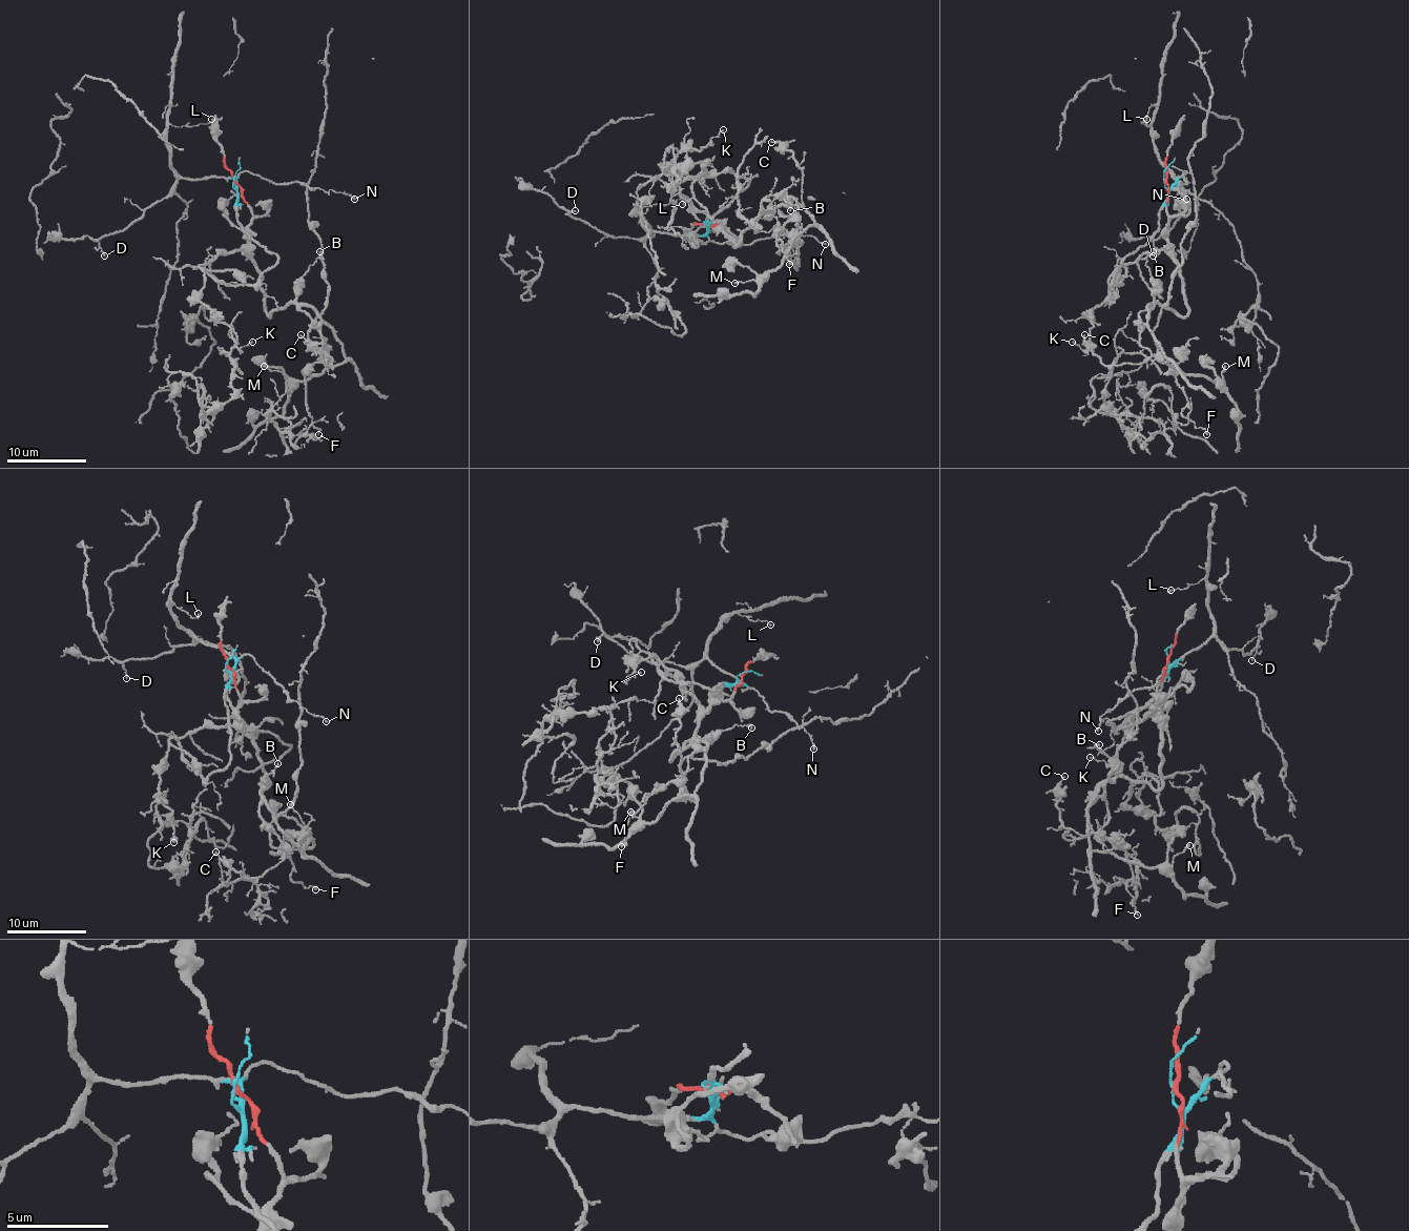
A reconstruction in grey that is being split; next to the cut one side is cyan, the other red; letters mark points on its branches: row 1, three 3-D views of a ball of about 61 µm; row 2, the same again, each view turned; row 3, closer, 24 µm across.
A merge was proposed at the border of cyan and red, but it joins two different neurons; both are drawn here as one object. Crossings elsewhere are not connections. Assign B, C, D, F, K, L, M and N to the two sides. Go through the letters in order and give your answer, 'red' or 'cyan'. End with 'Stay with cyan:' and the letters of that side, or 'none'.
B: red
C: red
D: cyan
F: red
K: red
L: cyan
M: red
N: cyan
Stay with cyan: D, L, N

